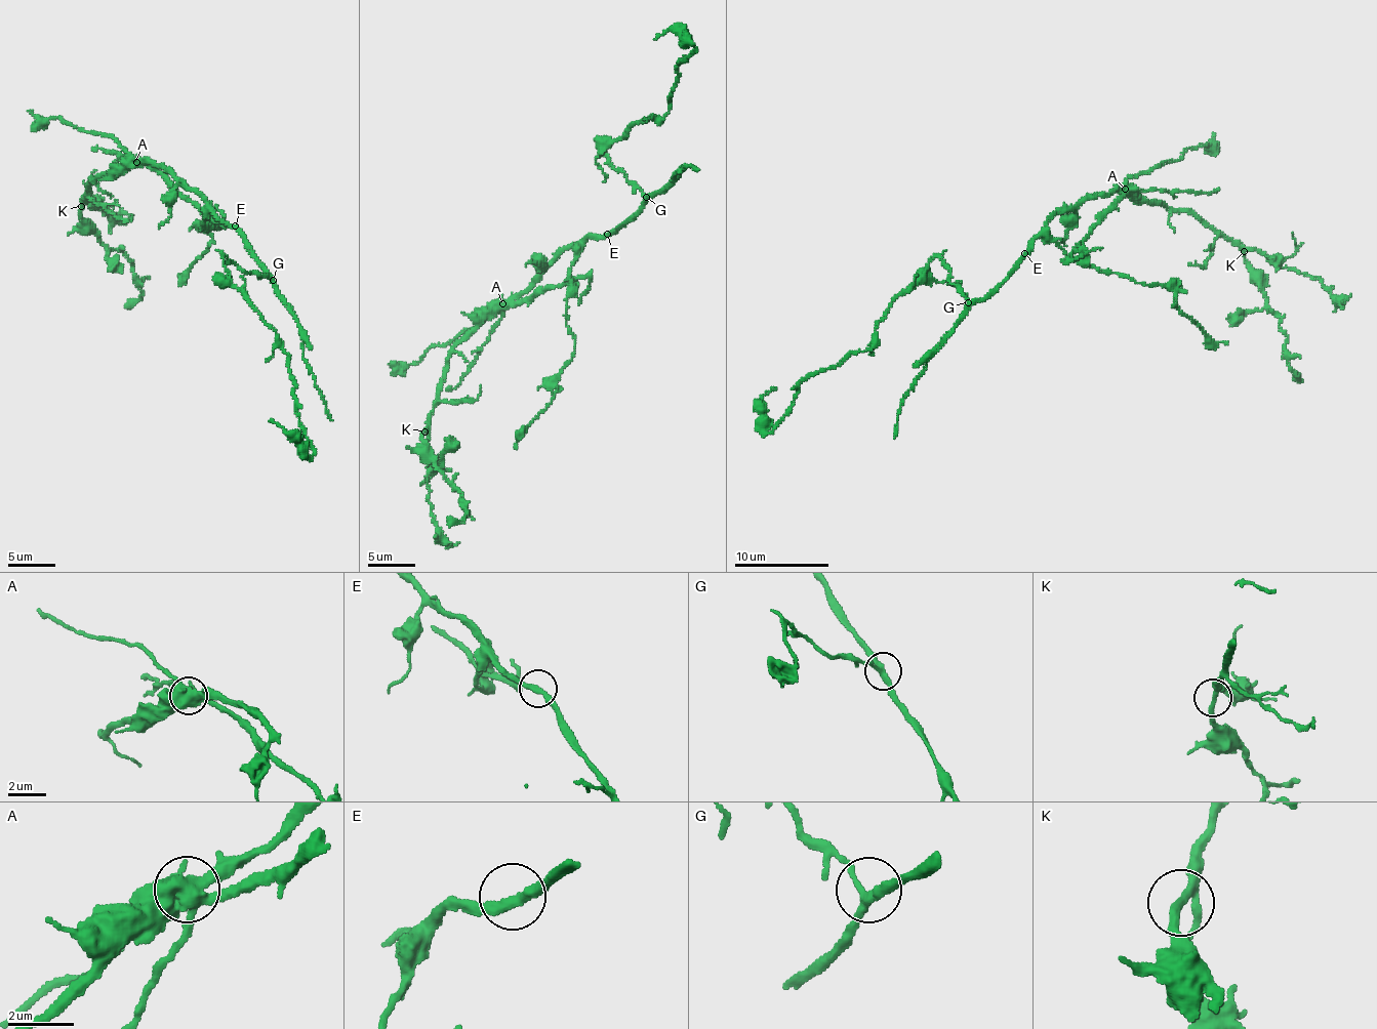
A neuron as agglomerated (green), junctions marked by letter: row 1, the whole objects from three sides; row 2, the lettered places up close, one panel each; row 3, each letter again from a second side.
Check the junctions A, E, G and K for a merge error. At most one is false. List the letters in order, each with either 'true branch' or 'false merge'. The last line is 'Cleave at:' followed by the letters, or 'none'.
A: false merge
E: true branch
G: true branch
K: true branch
Cleave at: A

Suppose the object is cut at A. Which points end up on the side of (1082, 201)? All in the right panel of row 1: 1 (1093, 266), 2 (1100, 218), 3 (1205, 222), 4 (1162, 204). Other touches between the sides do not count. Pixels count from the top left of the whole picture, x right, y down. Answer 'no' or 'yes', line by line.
1: yes
2: no
3: yes
4: yes

